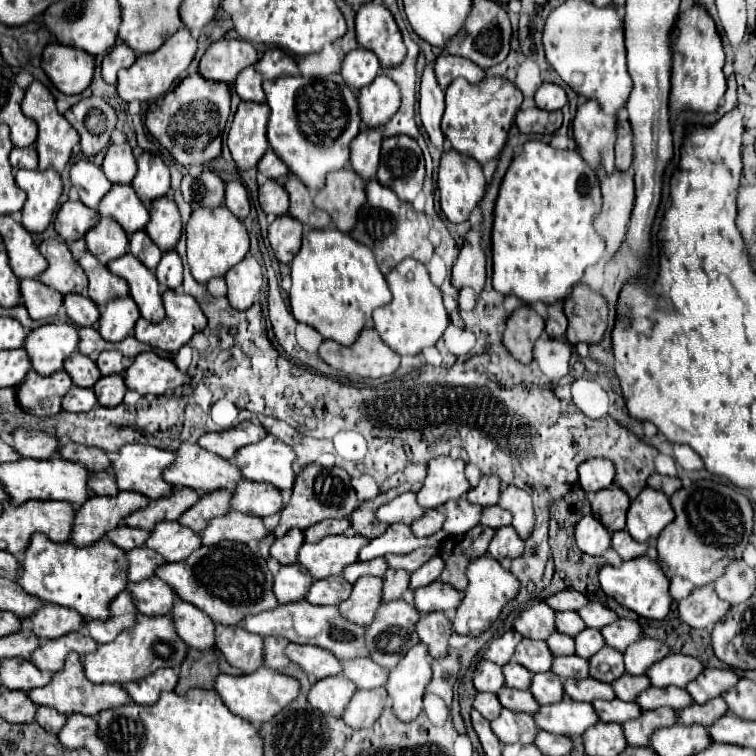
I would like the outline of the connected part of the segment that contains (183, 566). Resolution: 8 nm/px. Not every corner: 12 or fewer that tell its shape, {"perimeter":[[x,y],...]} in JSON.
{"perimeter":[[248,544],[202,546],[156,572],[214,622],[278,606]]}

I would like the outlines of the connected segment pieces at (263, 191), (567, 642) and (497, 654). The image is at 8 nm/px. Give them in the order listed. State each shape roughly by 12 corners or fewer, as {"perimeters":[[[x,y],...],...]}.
{"perimeters":[[[276,180],[260,186],[258,202],[266,214],[288,212],[288,194]],[[554,632],[546,642],[554,656],[572,656],[574,638]],[[506,632],[488,646],[484,658],[504,666],[522,636]]]}

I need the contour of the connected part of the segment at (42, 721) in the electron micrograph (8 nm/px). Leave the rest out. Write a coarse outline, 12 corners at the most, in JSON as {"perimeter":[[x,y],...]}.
{"perimeter":[[40,706],[36,722],[52,734],[66,724],[66,716],[54,708]]}

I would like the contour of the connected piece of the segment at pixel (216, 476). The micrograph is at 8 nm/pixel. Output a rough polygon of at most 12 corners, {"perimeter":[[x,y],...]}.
{"perimeter":[[182,444],[164,470],[196,492],[234,488],[242,474],[198,444]]}

